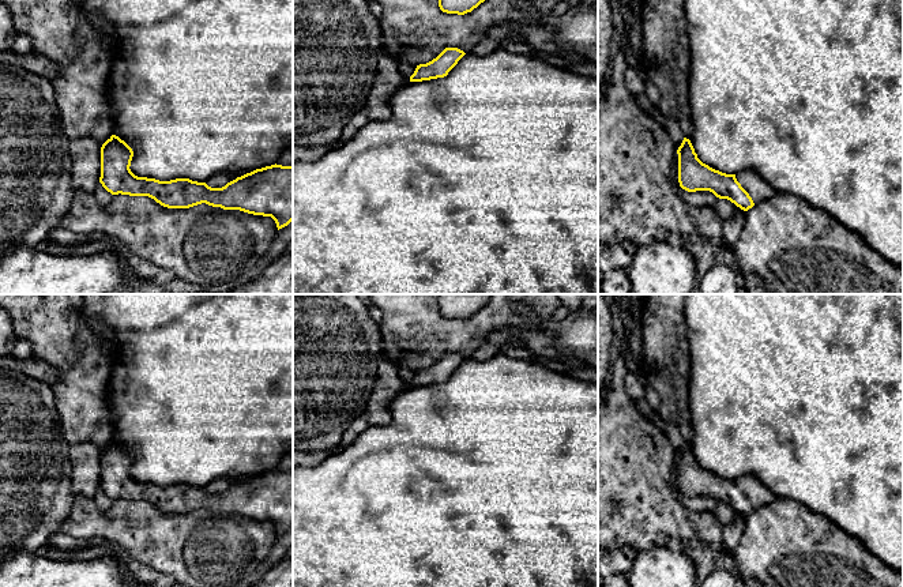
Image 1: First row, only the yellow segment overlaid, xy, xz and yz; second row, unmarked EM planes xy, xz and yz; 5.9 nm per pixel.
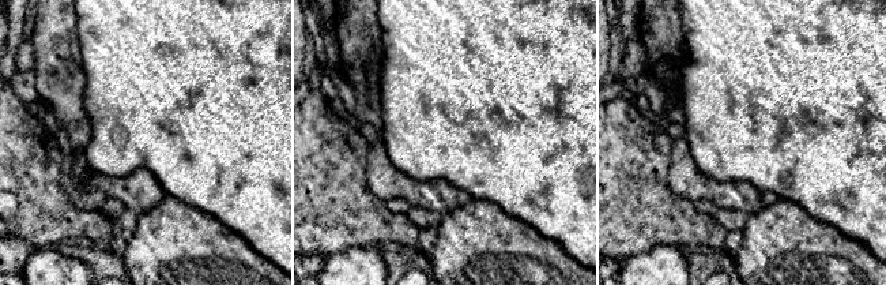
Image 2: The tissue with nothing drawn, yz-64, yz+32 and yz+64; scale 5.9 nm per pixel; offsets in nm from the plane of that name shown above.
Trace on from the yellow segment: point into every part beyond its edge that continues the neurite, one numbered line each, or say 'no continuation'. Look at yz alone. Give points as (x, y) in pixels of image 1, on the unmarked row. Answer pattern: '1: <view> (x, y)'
1: yz (759, 495)

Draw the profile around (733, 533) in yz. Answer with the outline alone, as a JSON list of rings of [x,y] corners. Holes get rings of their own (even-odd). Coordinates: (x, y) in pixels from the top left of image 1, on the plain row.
[[[741,515],[733,523],[723,526],[723,543],[722,546],[730,553],[738,546],[745,527],[745,516]]]

